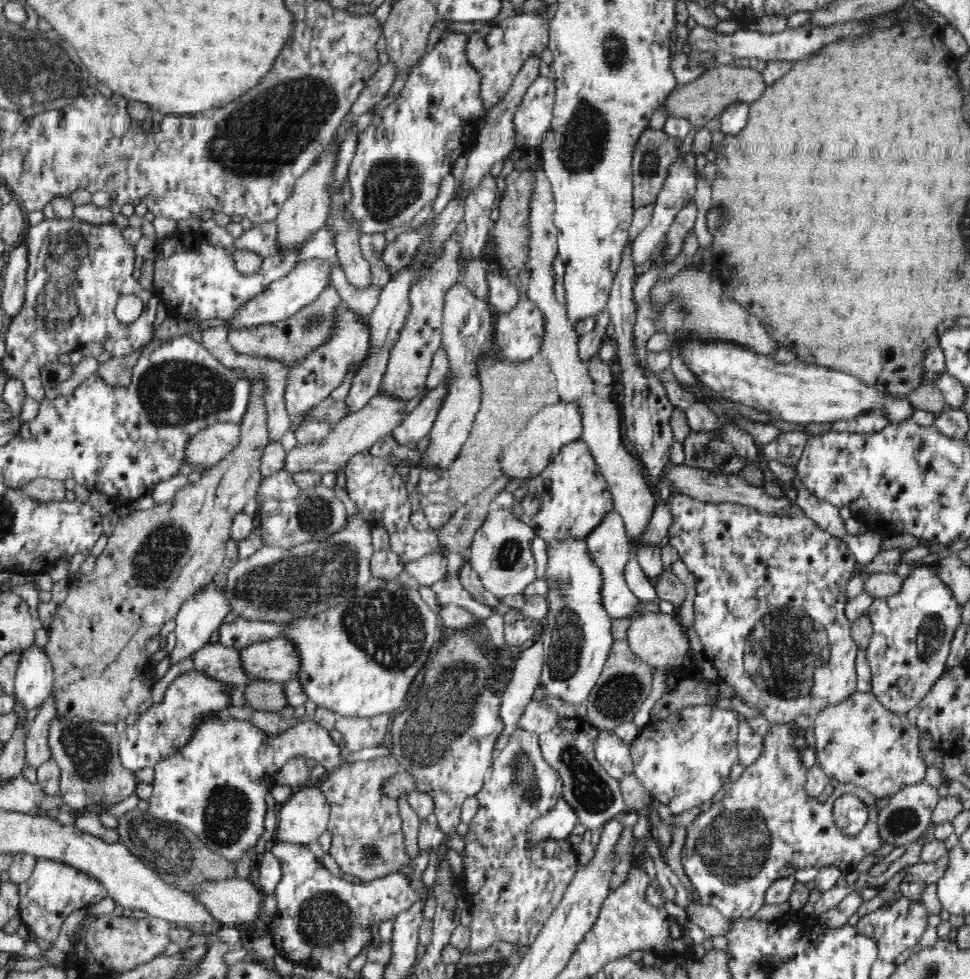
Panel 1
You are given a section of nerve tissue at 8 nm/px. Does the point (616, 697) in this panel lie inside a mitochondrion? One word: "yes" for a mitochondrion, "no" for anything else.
yes

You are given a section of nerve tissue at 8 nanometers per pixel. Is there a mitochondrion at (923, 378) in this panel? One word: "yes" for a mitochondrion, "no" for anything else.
no

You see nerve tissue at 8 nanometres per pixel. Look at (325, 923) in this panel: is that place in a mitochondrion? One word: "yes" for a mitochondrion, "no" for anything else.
yes

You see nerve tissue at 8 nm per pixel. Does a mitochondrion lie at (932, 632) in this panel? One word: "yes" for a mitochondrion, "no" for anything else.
yes

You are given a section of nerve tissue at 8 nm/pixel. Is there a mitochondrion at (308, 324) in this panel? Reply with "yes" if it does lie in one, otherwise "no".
yes

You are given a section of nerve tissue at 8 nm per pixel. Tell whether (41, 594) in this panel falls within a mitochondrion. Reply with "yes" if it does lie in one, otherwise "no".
no

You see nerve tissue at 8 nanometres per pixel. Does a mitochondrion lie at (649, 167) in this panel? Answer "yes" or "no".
yes

